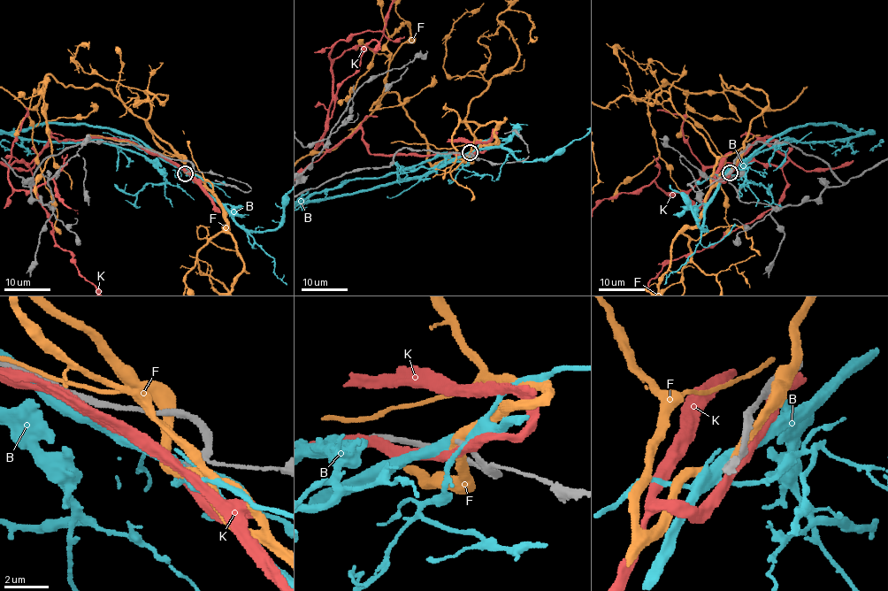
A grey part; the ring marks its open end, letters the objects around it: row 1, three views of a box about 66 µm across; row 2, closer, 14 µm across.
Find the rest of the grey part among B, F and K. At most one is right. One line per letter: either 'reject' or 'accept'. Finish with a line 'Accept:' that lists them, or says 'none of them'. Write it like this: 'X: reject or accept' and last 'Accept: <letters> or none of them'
B: reject
F: reject
K: reject
Accept: none of them

